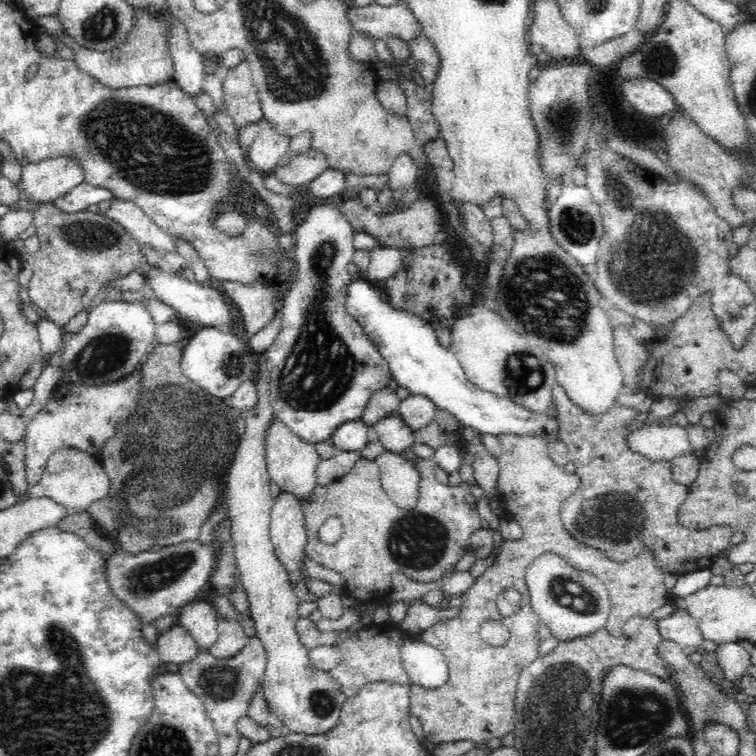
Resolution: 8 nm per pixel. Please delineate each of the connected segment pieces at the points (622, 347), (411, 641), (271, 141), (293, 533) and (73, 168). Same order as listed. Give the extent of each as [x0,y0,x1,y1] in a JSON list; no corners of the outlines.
[[612,326,648,392],[400,632,450,690],[242,120,290,176],[270,490,308,578],[16,156,84,204]]

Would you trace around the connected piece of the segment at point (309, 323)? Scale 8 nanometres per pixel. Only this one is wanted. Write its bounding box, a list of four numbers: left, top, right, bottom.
[266,202,392,444]

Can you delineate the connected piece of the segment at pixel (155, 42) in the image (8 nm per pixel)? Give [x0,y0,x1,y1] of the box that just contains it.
[74,6,174,90]

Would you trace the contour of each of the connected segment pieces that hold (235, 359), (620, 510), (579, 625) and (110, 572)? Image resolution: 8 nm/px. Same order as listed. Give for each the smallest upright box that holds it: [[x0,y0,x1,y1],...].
[[180,328,256,400],[552,384,734,576],[526,552,612,642],[102,540,218,624]]

